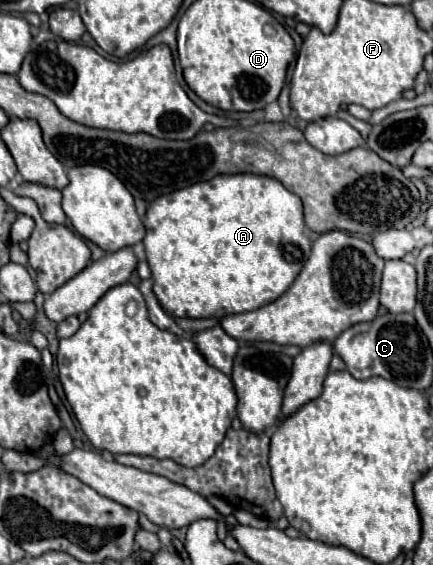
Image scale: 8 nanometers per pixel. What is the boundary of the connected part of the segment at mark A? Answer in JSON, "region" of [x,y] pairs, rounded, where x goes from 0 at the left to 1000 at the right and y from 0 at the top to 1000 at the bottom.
{"region":[[[543,306],[543,310],[497,310],[483,320],[469,324],[450,324],[441,331],[413,335],[404,342],[390,345],[372,345],[363,349],[344,366],[339,366],[339,381],[335,381],[335,451],[353,483],[353,497],[358,497],[358,522],[367,529],[367,536],[376,540],[381,550],[400,554],[404,561],[520,561],[520,558],[538,558],[538,554],[570,554],[570,550],[589,550],[626,533],[635,533],[640,526],[649,526],[667,504],[681,497],[681,490],[691,487],[700,465],[709,462],[714,448],[718,448],[718,427],[704,416],[704,391],[700,391],[700,363],[691,356],[691,349],[672,338],[663,338],[640,317],[630,313],[612,313],[612,310],[584,310],[584,306]]]}

